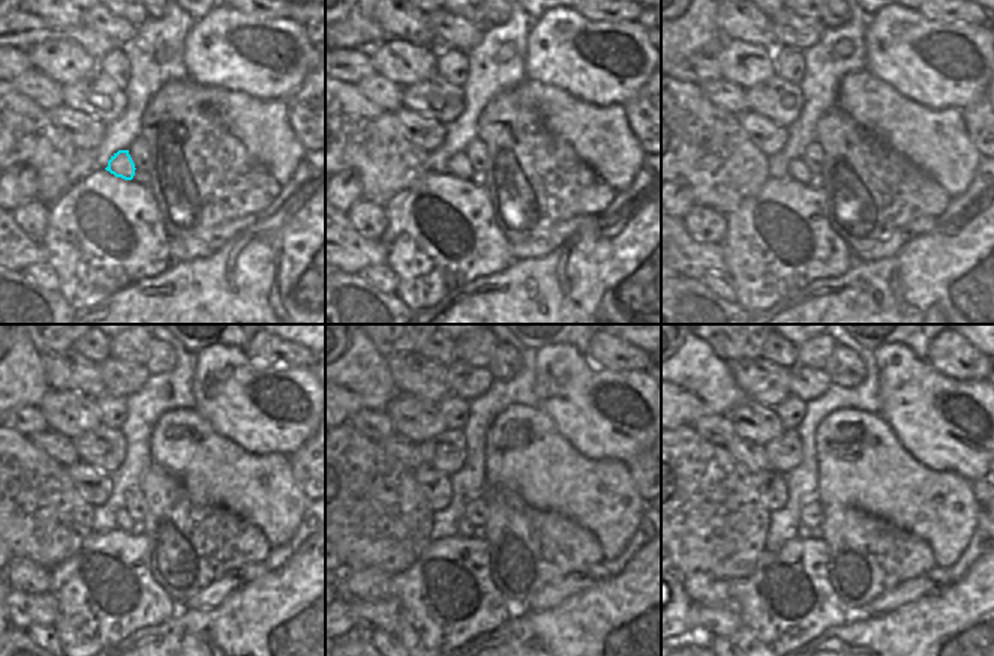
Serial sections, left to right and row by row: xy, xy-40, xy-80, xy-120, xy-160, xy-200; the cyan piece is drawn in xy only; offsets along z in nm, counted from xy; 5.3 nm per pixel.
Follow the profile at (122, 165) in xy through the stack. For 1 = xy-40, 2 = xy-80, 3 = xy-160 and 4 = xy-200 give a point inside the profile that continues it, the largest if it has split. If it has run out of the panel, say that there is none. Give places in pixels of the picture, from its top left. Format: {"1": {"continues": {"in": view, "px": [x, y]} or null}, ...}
{"1": {"continues": {"in": "xy-40", "px": [458, 165]}}, "2": {"continues": {"in": "xy-80", "px": [798, 170]}}, "3": {"continues": {"in": "xy-160", "px": [465, 529]}}, "4": {"continues": {"in": "xy-200", "px": [804, 532]}}}

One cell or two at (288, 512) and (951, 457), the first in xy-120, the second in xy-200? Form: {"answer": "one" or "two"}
{"answer": "two"}

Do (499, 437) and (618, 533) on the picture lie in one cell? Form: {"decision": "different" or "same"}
{"decision": "same"}

